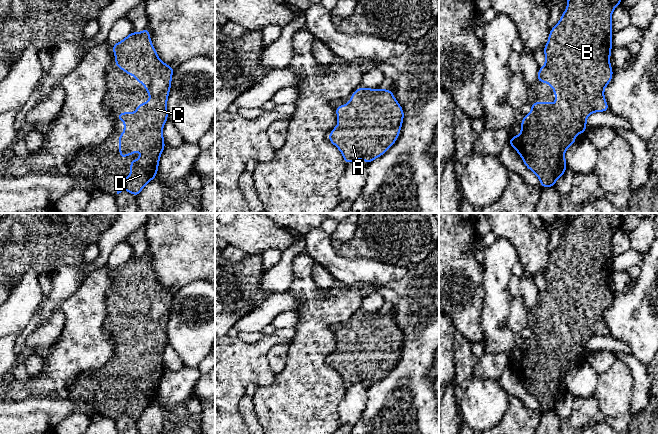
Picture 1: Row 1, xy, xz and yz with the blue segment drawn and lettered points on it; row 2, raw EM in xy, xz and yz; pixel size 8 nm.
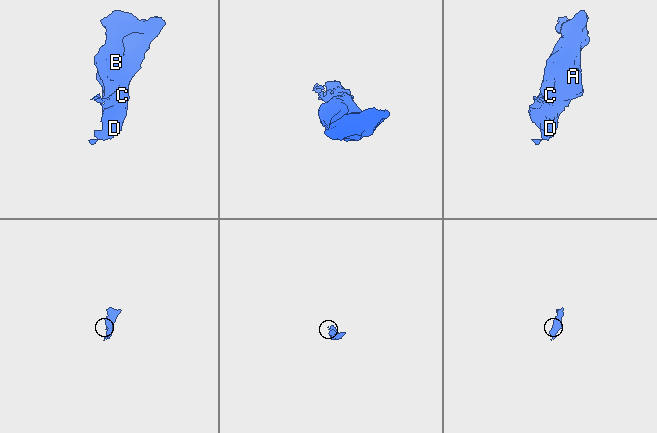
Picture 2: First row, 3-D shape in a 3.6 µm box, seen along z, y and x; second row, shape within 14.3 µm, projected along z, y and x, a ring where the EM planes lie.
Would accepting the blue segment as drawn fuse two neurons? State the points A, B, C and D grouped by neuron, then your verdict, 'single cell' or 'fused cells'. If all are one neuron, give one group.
groups A B C D; single cell

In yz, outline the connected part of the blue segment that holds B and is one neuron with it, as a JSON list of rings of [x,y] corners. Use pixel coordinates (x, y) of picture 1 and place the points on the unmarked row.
[[[582,213],[567,221],[567,233],[564,234],[559,246],[549,256],[548,266],[543,272],[545,289],[538,294],[536,306],[552,310],[556,330],[551,326],[531,326],[531,336],[523,340],[521,358],[509,363],[513,371],[523,383],[525,390],[535,397],[540,406],[540,412],[555,411],[556,404],[563,400],[567,393],[565,375],[576,367],[575,359],[584,358],[587,341],[594,336],[607,336],[609,330],[604,322],[604,313],[611,306],[613,293],[610,289],[612,269],[612,237],[615,231],[622,227],[623,218],[618,213]]]

